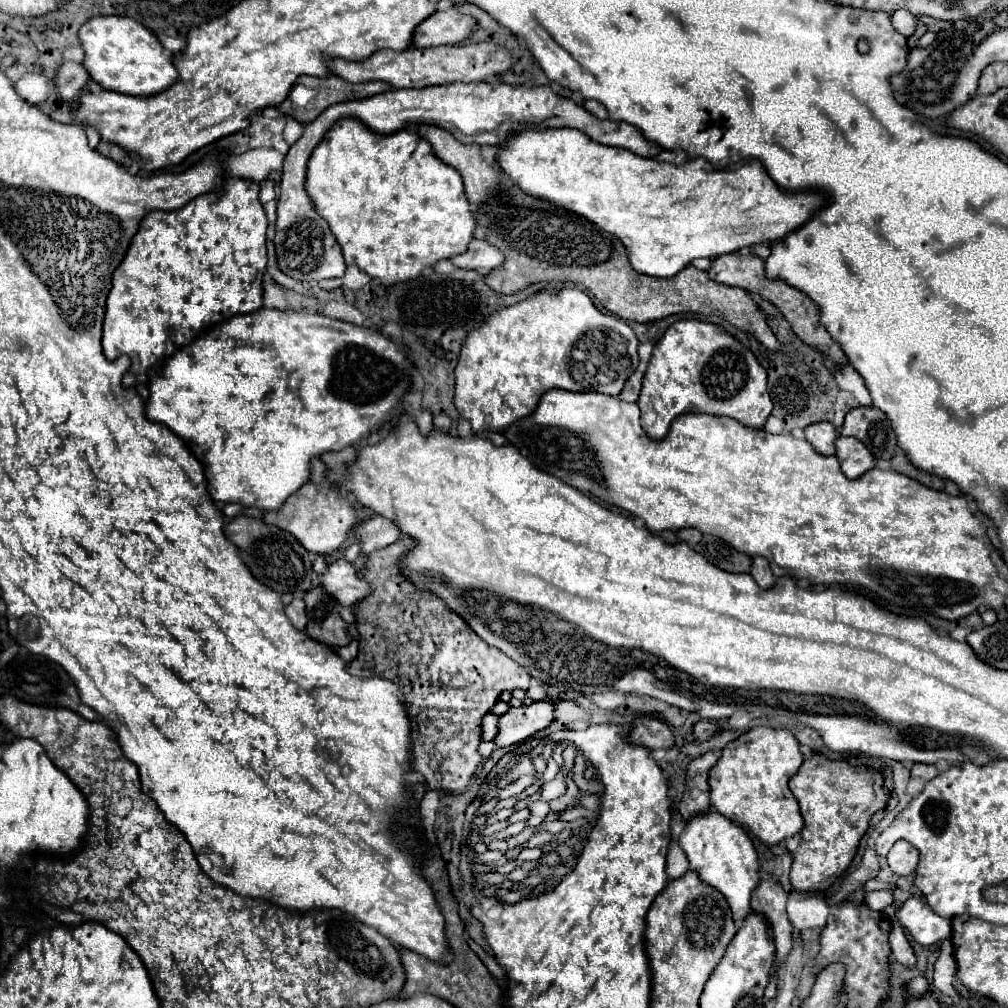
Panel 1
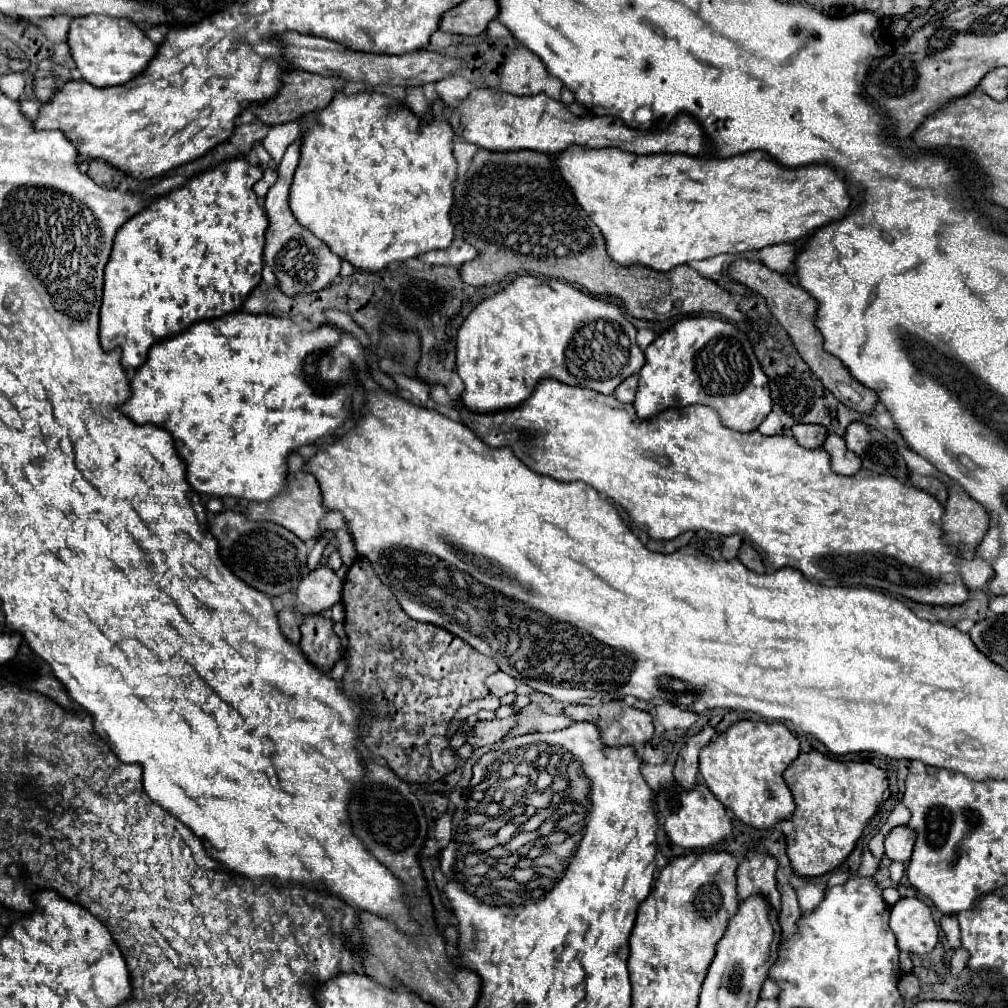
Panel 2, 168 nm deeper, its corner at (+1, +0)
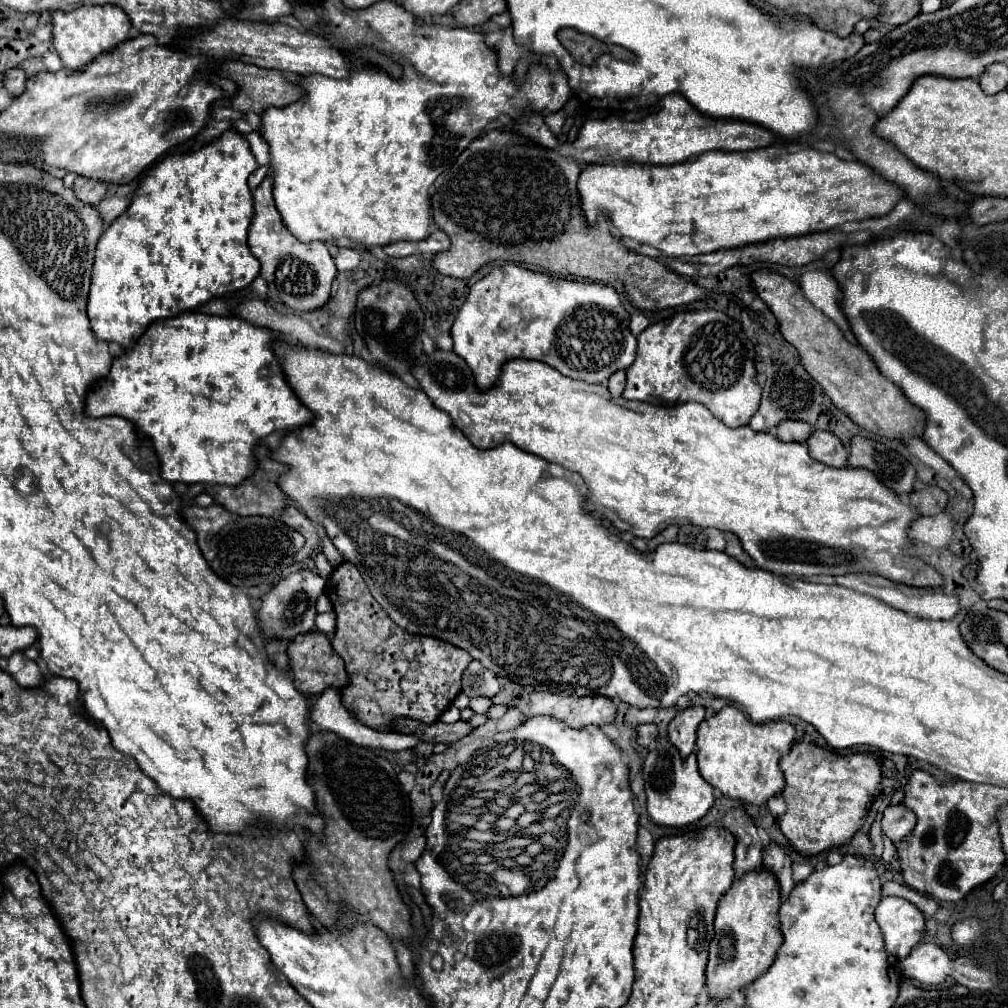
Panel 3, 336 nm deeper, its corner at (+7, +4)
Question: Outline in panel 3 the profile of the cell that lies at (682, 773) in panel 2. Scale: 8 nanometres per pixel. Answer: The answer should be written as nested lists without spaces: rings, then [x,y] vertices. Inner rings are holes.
[[[688,706],[686,710],[678,712],[674,716],[674,720],[668,726],[668,734],[670,734],[670,742],[680,750],[682,758],[686,758],[692,750],[694,750],[694,742],[696,742],[696,730],[698,724],[704,720],[706,712],[704,706]]]

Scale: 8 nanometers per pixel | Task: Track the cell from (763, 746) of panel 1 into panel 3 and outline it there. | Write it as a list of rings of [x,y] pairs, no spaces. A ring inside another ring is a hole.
[[[724,706],[698,726],[698,770],[706,782],[718,788],[724,796],[760,806],[784,788],[784,774],[778,760],[788,754],[792,740],[794,726],[788,720],[752,724],[738,708]]]

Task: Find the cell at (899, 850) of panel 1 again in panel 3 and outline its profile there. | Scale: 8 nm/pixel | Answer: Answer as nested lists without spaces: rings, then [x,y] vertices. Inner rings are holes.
[[[904,804],[888,806],[882,818],[882,832],[896,844],[916,826],[916,814],[912,814]]]

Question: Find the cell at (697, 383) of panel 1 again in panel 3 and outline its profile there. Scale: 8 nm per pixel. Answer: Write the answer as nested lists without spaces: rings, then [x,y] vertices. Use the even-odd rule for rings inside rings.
[[[700,310],[700,312],[678,312],[674,314],[668,322],[656,322],[656,324],[650,324],[646,330],[642,330],[638,334],[638,348],[636,348],[636,358],[632,362],[630,368],[626,368],[626,387],[621,397],[626,400],[640,400],[640,402],[650,402],[650,404],[682,404],[682,402],[700,402],[704,404],[716,418],[720,418],[726,426],[730,428],[738,428],[738,426],[746,426],[752,418],[752,414],[758,410],[758,404],[760,404],[760,384],[756,382],[756,368],[754,368],[754,344],[746,338],[746,334],[742,332],[740,324],[732,318],[728,318],[724,312],[718,312],[718,310]]]

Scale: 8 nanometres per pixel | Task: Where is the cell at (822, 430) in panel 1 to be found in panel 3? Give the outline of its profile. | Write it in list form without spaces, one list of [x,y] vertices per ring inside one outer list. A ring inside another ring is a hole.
[[[784,420],[776,428],[778,428],[778,438],[782,442],[806,442],[808,436],[812,434],[812,428],[806,422],[798,420]]]

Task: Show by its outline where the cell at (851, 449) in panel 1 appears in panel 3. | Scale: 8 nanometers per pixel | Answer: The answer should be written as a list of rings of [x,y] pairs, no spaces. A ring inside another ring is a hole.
[[[814,432],[808,440],[806,446],[810,450],[810,456],[816,462],[822,462],[826,466],[834,468],[844,468],[848,460],[848,450],[842,446],[842,442],[830,434],[830,432]]]

